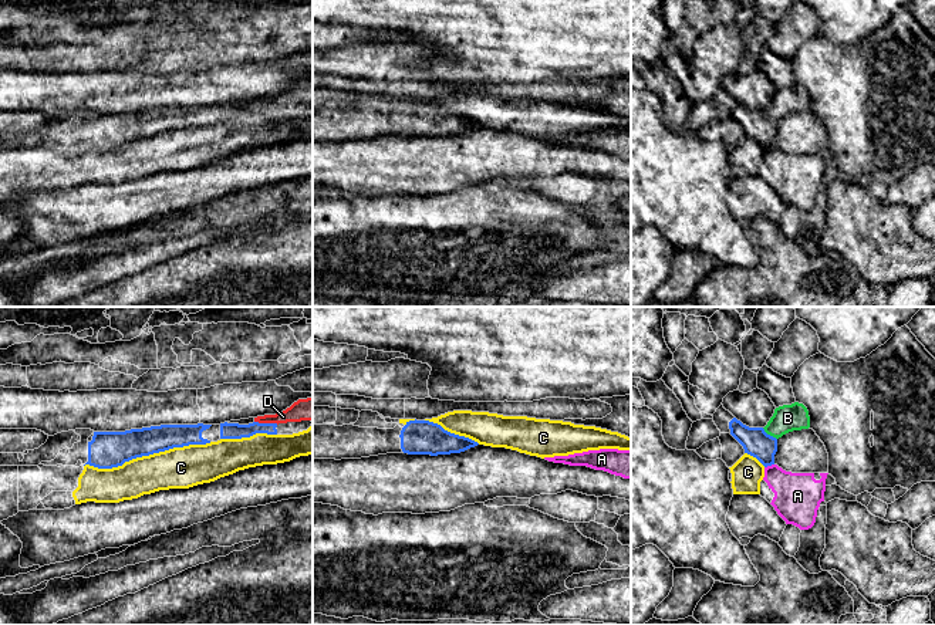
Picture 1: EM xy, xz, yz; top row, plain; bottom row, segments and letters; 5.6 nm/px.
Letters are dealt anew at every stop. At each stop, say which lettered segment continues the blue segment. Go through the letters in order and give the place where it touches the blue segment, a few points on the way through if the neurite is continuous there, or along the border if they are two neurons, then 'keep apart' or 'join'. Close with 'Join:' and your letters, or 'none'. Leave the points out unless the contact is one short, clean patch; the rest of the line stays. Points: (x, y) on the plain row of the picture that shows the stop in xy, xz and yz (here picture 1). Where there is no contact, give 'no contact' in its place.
A: yz (769, 147) | along yz (773, 145), (765, 149) | keep apart
B: yz (769, 117) | keep apart
C: xy (147, 137) | keep apart
D: xy (266, 105) | across xy (228, 112), (249, 112), (266, 105), (304, 91) | join
Join: D

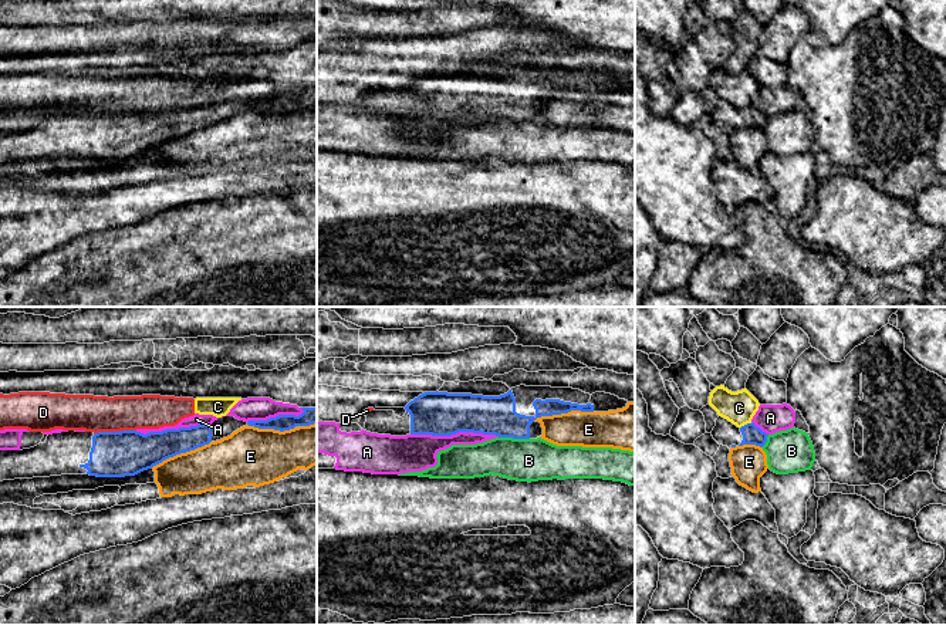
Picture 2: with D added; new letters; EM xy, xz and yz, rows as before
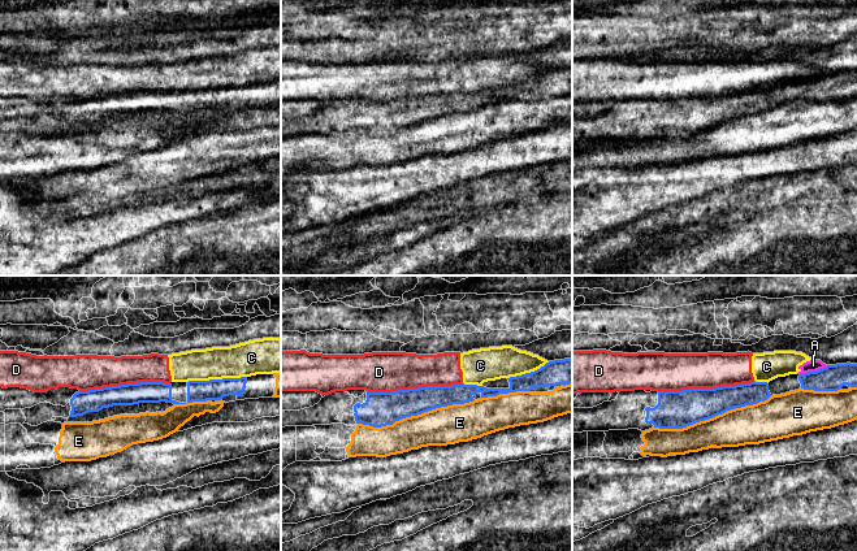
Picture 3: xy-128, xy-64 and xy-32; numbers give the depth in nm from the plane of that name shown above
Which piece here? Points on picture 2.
A: xz (455, 115) | keep apart
B: xz (514, 120) | keep apart
C: yz (745, 107) | keep apart
D: xy (114, 114) | keep apart
E: xy (181, 134) | keep apart
Join: none

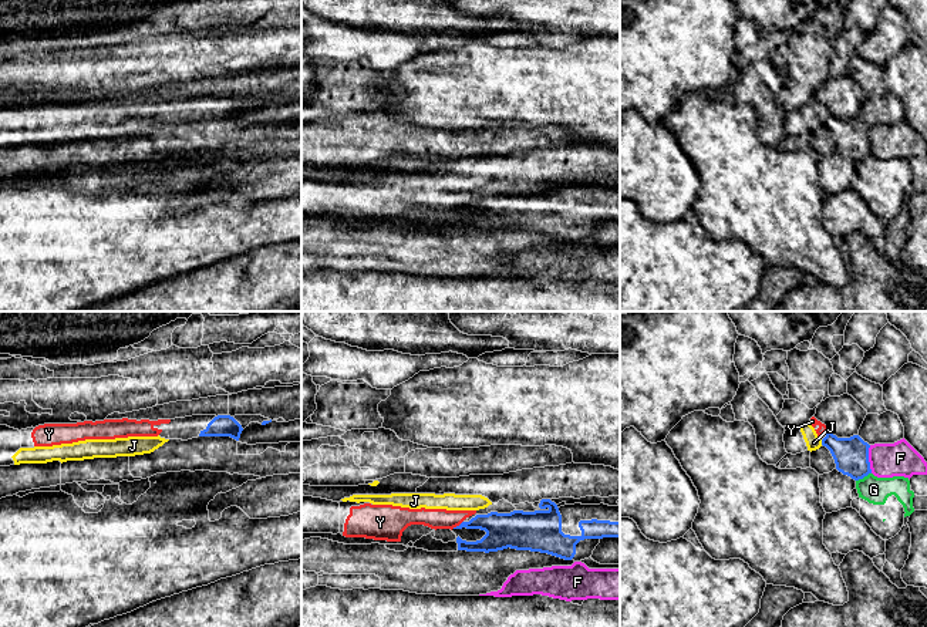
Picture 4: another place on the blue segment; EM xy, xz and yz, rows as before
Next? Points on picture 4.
F: yz (867, 141) | keep apart
G: yz (863, 158) | along yz (870, 154), (856, 162) | keep apart
J: yz (822, 124) | along yz (821, 121), (822, 125) | keep apart
Y: xz (457, 208) | along xz (462, 202), (452, 209) | keep apart
Join: none

